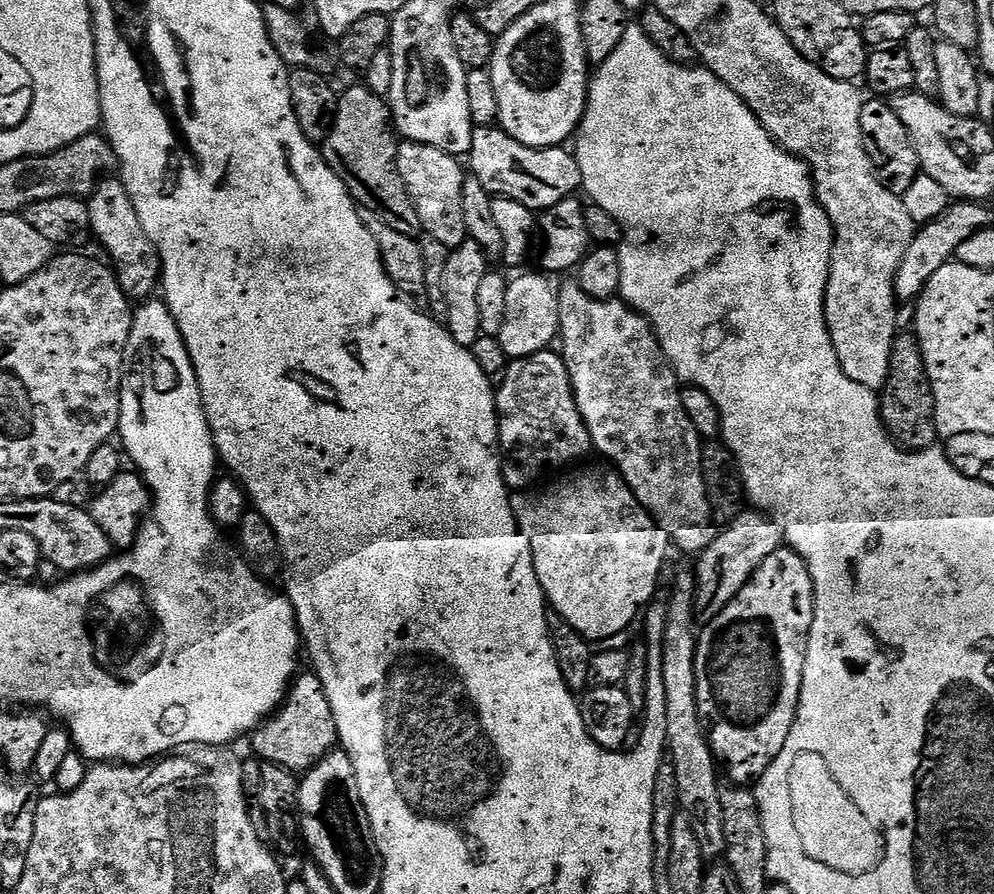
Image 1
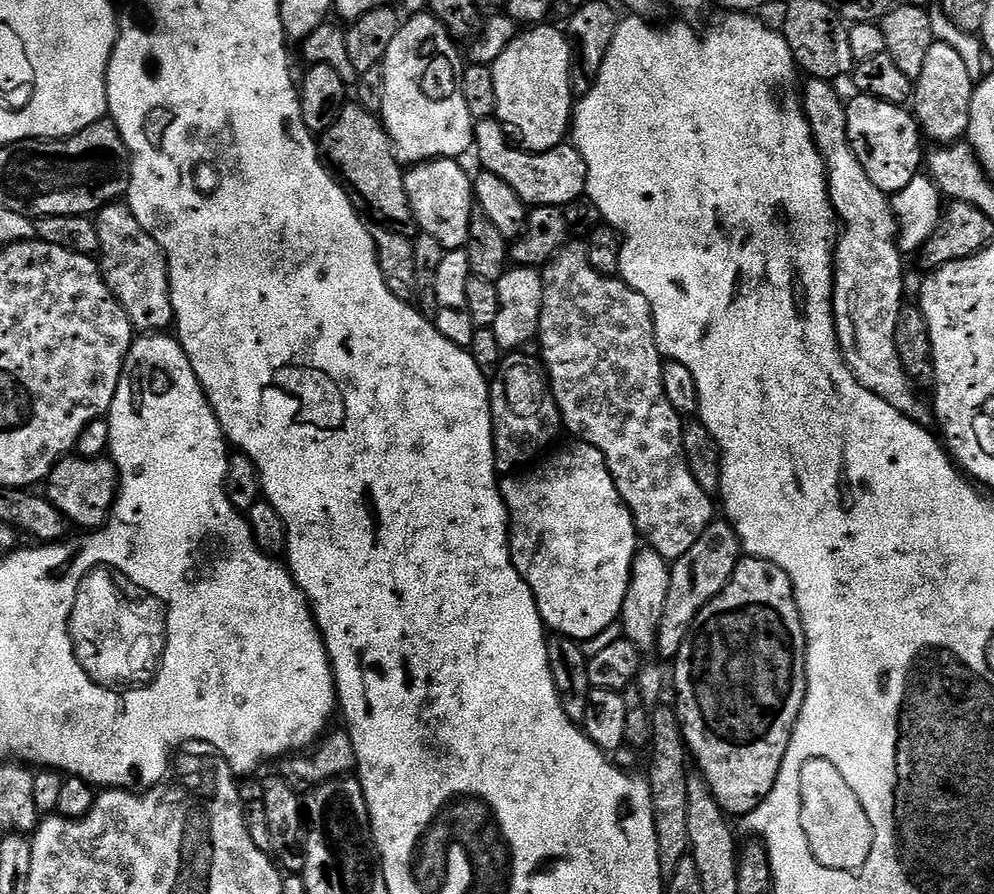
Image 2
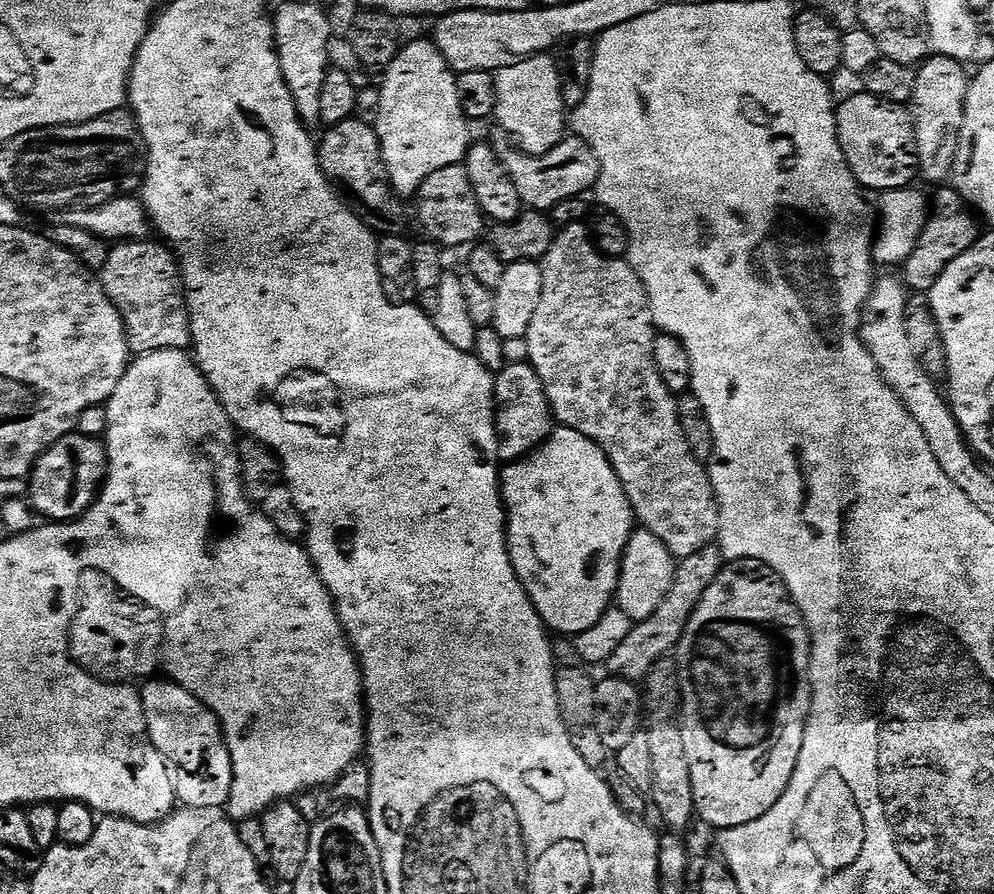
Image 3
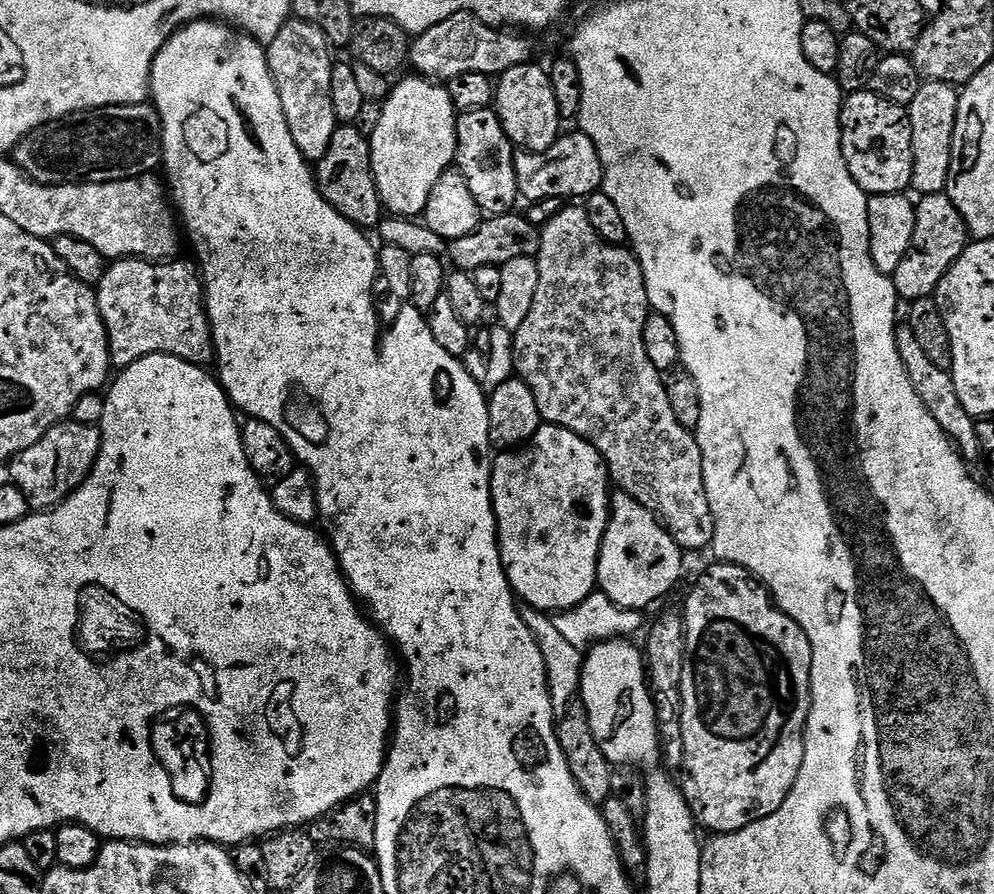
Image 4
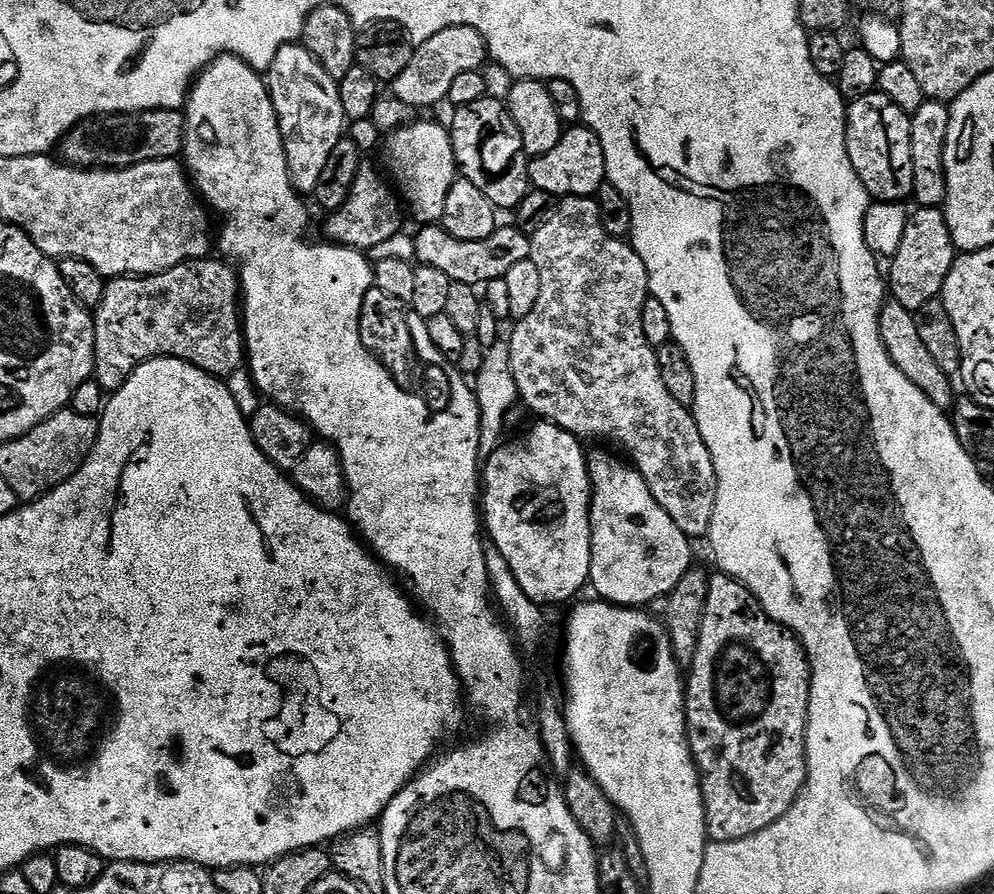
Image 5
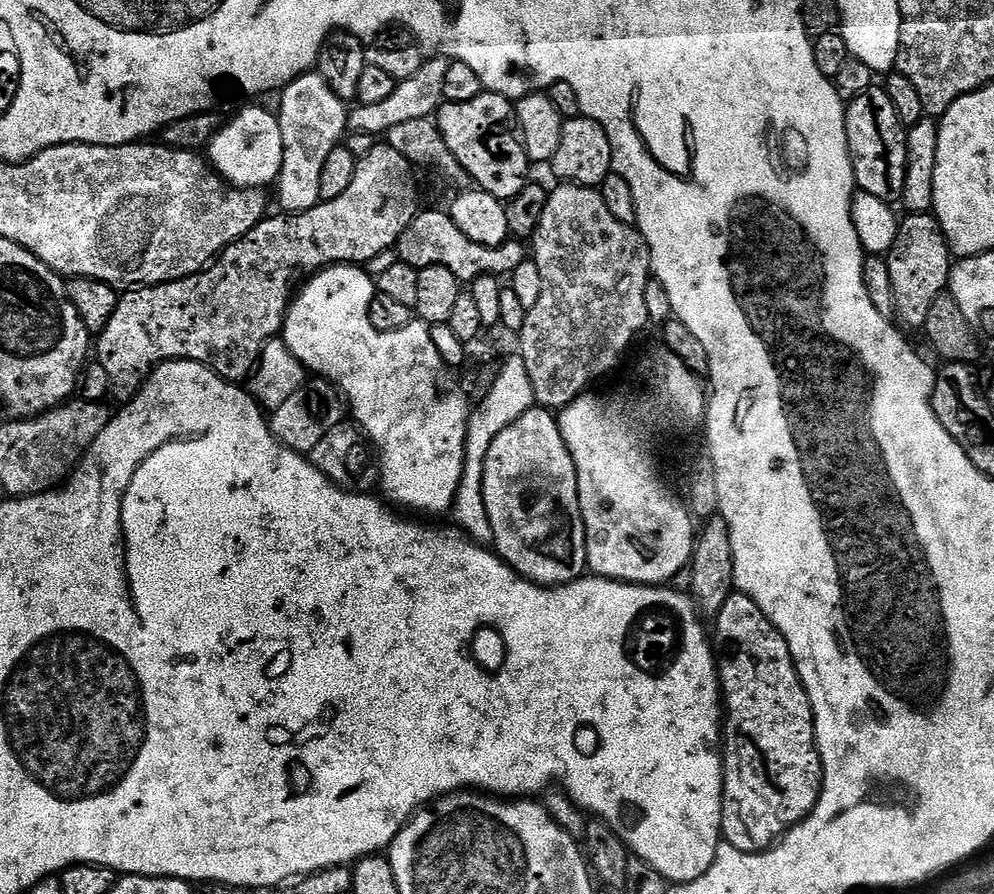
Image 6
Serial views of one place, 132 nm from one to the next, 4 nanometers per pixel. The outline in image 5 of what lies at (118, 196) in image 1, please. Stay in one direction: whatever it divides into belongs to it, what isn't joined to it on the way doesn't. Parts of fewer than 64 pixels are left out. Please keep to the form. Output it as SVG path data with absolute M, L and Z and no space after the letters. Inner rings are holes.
M201 258L187 260L156 276L121 276L105 283L102 302L94 310L96 321L96 371L94 380L105 393L117 392L138 366L148 360L171 356L185 360L217 378L229 378L245 363L244 329L242 327L242 289L238 276L223 264L225 261Z

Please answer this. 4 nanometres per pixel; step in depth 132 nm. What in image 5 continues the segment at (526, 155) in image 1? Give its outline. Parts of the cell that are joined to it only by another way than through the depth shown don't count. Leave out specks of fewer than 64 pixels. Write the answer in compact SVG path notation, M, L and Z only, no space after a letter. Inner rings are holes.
M572 126L561 131L558 146L546 150L546 154L533 156L528 162L528 183L535 191L545 192L557 198L570 196L595 197L596 191L606 183L606 154L602 154L602 142L586 126Z

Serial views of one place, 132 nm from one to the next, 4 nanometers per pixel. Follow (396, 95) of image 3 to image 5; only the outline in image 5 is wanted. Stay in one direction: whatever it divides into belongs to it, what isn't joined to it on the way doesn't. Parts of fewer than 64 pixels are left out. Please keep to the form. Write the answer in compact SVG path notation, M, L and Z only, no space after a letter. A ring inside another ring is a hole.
M422 120L397 127L400 129L389 140L387 137L382 148L384 160L388 163L387 175L401 201L406 205L407 211L408 208L412 211L413 218L420 226L440 224L443 221L450 186L454 186L454 182L458 179L449 129L445 125L443 128L440 124L431 124L428 120Z

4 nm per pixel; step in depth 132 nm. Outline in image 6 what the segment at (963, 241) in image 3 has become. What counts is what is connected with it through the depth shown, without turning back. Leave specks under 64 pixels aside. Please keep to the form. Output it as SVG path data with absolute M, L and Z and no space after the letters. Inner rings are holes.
M908 214L901 219L900 233L894 242L892 251L887 253L888 269L890 270L890 286L894 290L896 303L895 315L908 328L923 329L926 314L930 314L930 306L948 288L948 276L952 273L954 257L948 247L944 233L940 231L940 223L932 214Z

